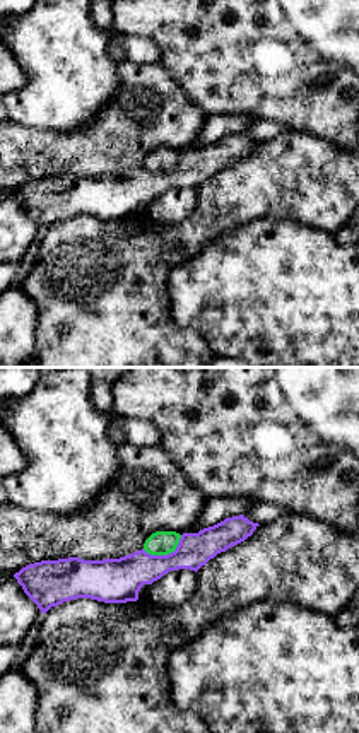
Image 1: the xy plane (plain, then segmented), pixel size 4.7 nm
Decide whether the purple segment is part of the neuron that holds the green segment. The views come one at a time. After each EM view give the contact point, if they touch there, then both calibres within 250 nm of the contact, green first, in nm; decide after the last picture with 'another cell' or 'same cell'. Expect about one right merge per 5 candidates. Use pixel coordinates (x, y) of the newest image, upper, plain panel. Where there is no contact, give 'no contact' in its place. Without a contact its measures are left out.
meets green at (164, 171); 110 nm thick on the green side, 200 nm on the other

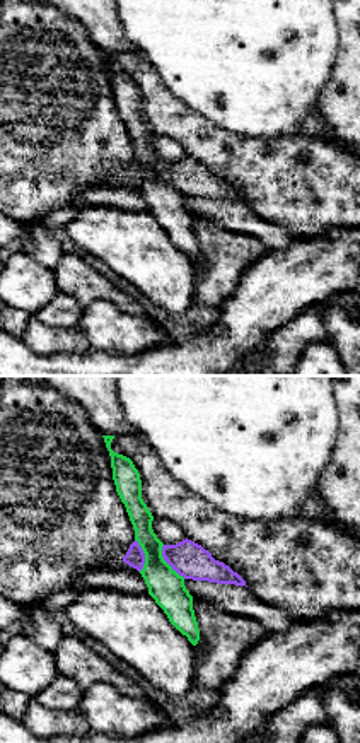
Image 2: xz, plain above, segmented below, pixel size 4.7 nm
meets green at (166, 180); 170 nm thick on the green side, 170 nm on the other

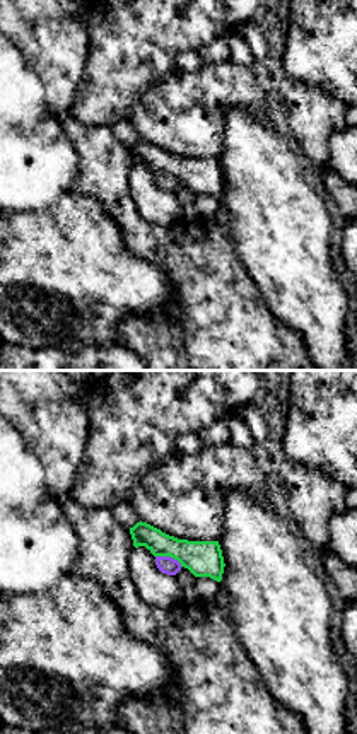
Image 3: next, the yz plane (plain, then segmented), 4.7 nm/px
meets green at (169, 173); 180 nm thick on the green side, 80 nm on the other

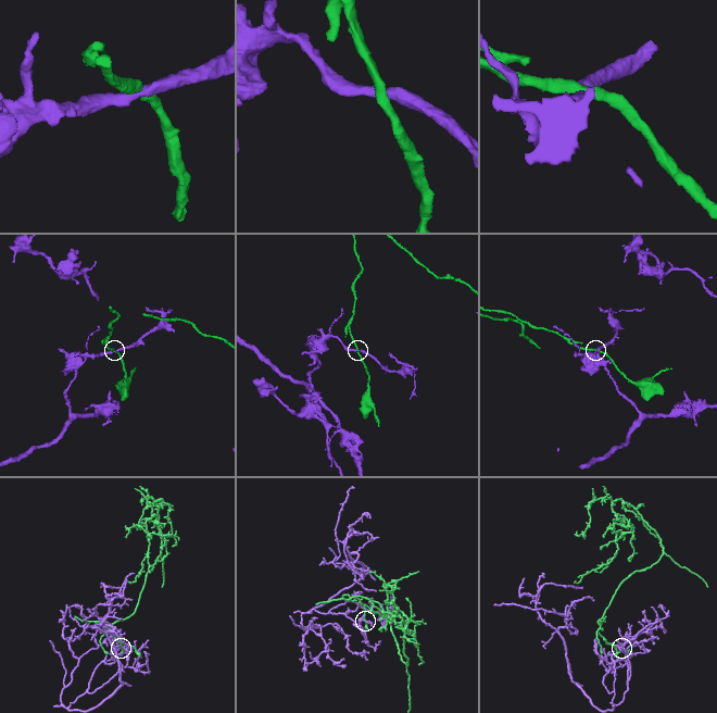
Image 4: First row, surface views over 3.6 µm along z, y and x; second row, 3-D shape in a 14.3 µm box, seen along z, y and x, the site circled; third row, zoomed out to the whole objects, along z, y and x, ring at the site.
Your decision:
another cell

